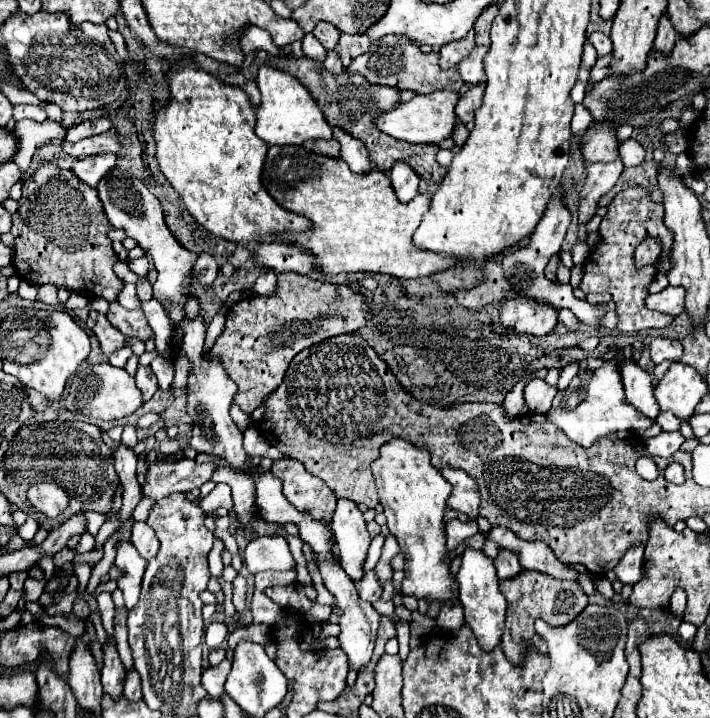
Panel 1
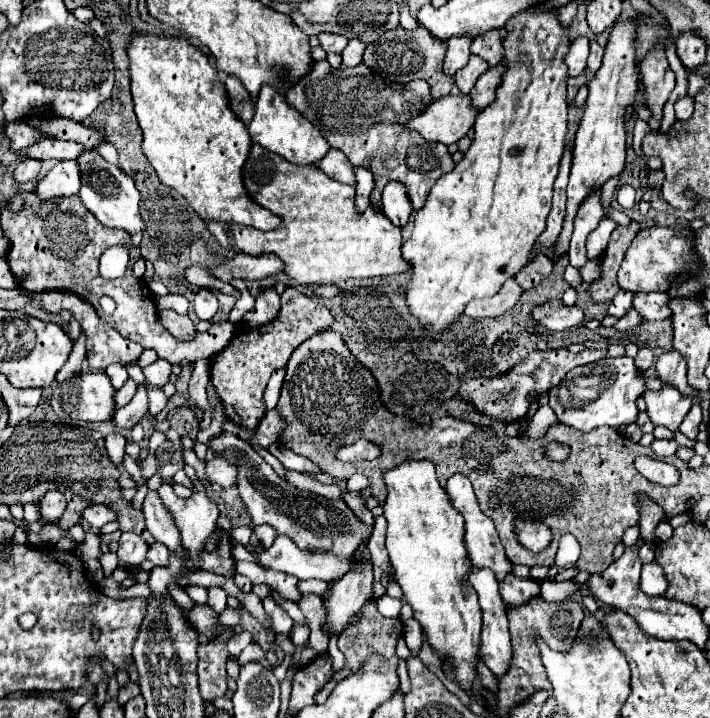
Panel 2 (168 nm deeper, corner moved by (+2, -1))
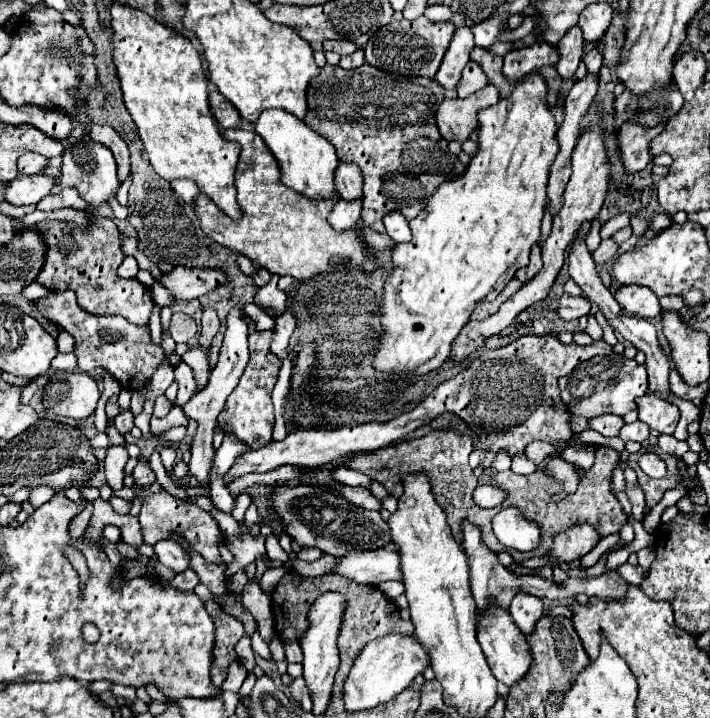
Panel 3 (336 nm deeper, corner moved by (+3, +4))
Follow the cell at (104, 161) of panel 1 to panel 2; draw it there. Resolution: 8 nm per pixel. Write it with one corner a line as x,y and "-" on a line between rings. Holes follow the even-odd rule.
60,161
54,165
46,177
42,177
34,191
40,201
50,201
56,197
68,197
74,195
80,187
80,171
76,167
76,161

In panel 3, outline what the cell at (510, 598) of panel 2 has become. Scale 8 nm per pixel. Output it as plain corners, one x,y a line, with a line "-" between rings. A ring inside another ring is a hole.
519,592
513,596
509,604
509,614
513,622
517,624
523,634
529,634
531,628
535,628
535,622
543,616
543,600
525,592

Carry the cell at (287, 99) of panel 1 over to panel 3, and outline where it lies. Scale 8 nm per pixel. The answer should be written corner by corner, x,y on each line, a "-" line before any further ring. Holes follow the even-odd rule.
267,110
259,116
259,120
253,124
255,132
265,140
269,150
279,162
281,168
281,182
297,192
301,192
307,198
329,198
335,190
333,184
333,172
337,168
337,154
329,140
323,140
315,130
311,130
303,120
297,116
291,116
283,110

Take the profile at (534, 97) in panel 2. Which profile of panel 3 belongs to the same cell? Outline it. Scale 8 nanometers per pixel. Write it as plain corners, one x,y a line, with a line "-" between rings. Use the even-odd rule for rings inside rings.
535,70
531,74
527,74
521,82
515,84
513,92
507,98
501,98
497,104
485,108
479,112
479,146
475,156
471,156
471,162
467,164
465,172
445,180
443,186
439,186
435,190
435,194
431,196
431,202
427,202
427,206
423,208
423,212
419,212
417,218
413,218
409,222
413,238
405,244
395,244
393,248
393,274
391,278
385,282
385,294
381,300
381,314
383,314
383,328
385,328
385,336
381,338
381,346
379,352
375,356
375,368
381,372
413,372
413,374
427,374
435,368
439,368
451,354
453,342
459,336
461,328
469,322
469,316
475,308
475,304
479,300
495,300
499,296
499,292
505,288
505,284
515,276
515,272
523,266
529,264
529,250
531,246
539,240
539,226
541,226
541,218
545,214
545,202
547,202
547,180
549,180
549,168
555,162
555,156
559,152
559,142
557,142
557,124
555,124
555,116
551,114
551,108
547,104
547,82
545,78

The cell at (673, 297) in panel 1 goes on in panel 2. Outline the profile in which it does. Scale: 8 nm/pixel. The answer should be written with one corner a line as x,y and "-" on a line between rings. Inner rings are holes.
636,293
634,295
634,309
642,315
646,321
658,321
658,319
668,319
670,307
668,307
668,293

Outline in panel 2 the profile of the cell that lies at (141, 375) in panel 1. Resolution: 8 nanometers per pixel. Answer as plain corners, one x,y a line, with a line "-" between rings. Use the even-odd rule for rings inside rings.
138,385
138,391
136,391
134,399
126,407
122,407
114,413
114,423
120,429
132,429
146,413
148,413
146,385

